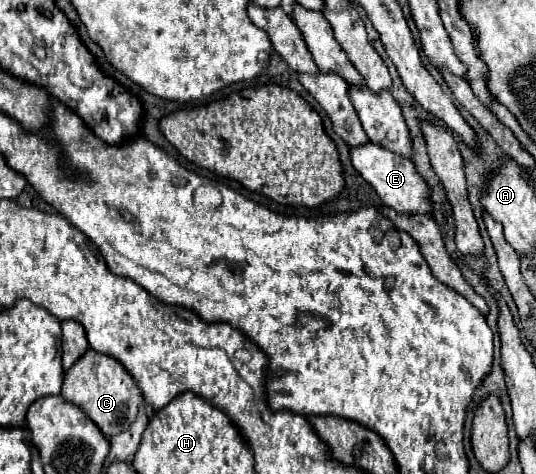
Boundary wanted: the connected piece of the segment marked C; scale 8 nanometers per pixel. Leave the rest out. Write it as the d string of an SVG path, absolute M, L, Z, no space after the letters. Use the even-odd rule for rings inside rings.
M86 350L72 364L72 368L64 372L64 384L60 396L66 402L78 406L108 438L130 428L134 416L138 414L138 406L142 404L142 394L138 392L138 386L134 384L134 380L130 380L130 374L118 364L118 360L102 356L94 350Z

